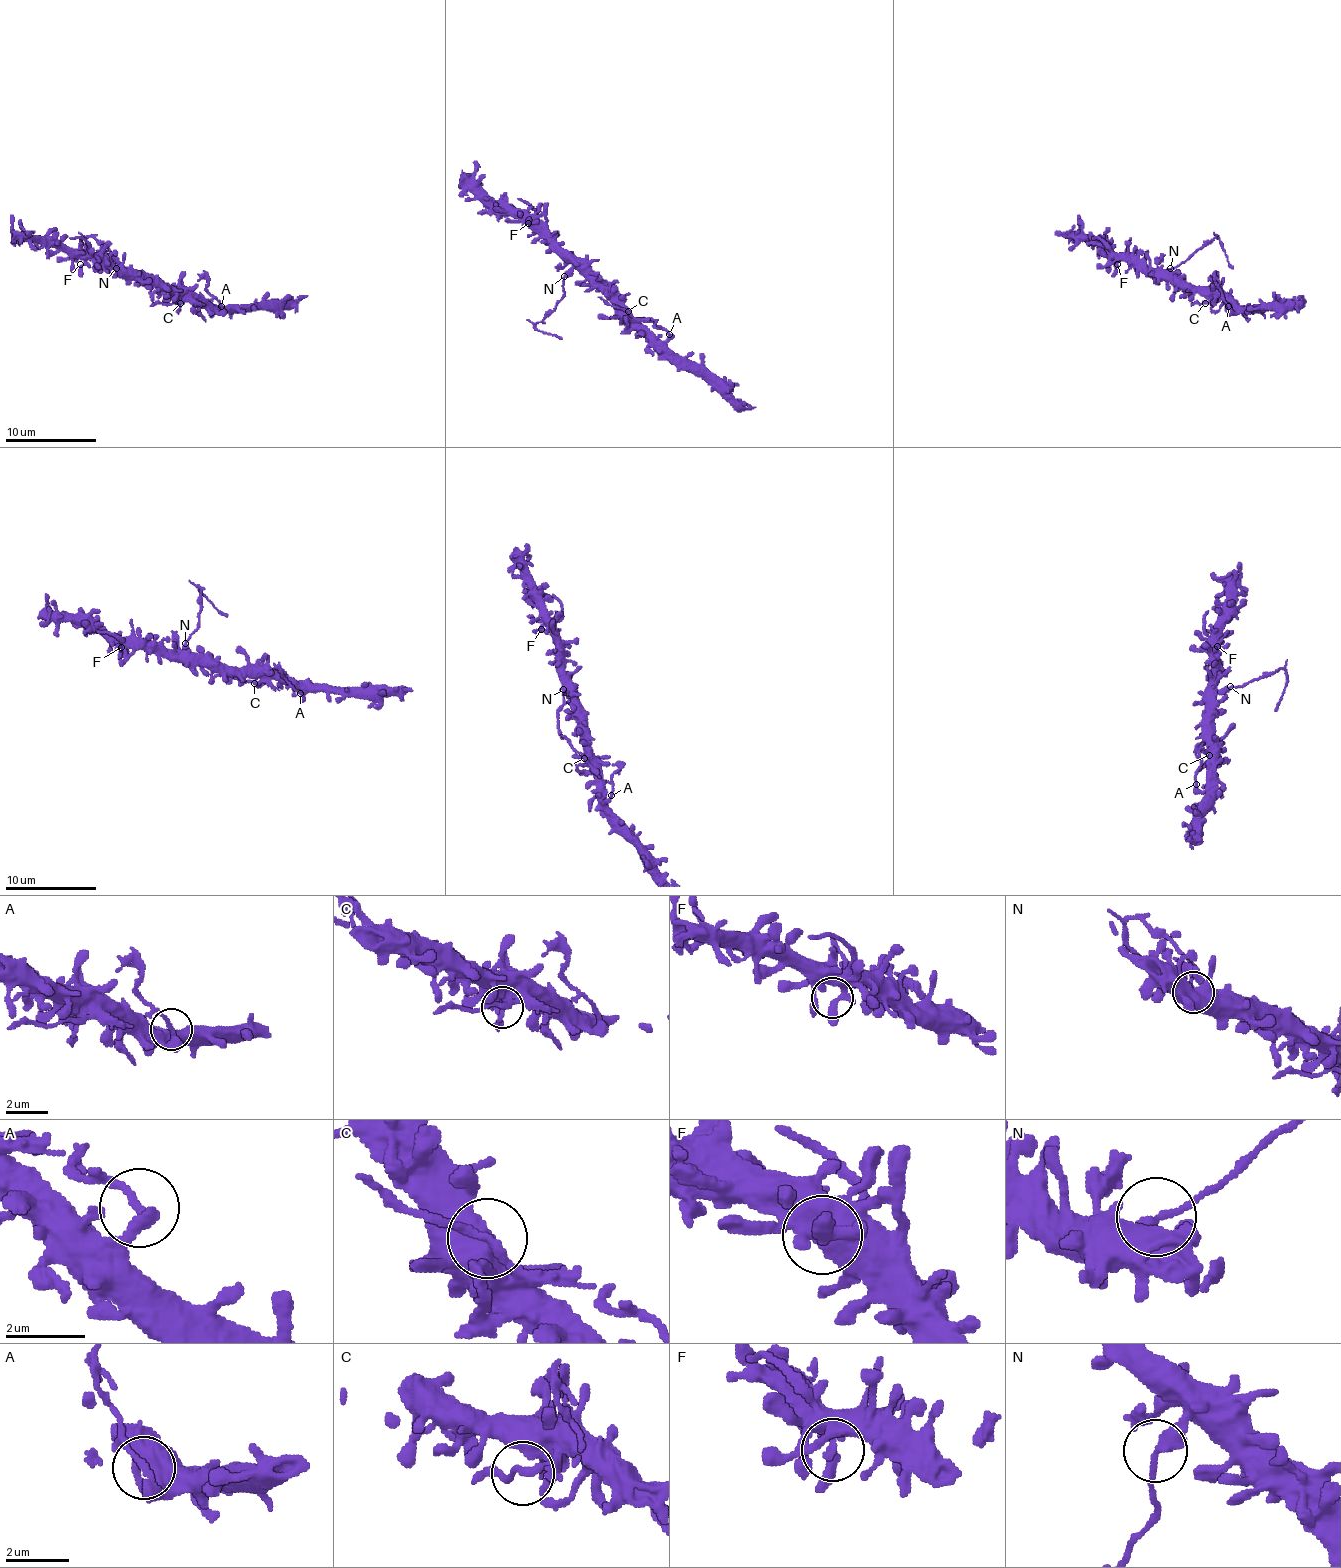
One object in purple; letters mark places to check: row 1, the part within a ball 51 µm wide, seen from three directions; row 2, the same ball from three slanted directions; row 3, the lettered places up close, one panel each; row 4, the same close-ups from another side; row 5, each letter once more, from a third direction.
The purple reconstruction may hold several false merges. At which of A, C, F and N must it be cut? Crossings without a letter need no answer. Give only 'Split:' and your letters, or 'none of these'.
Split: A, N

